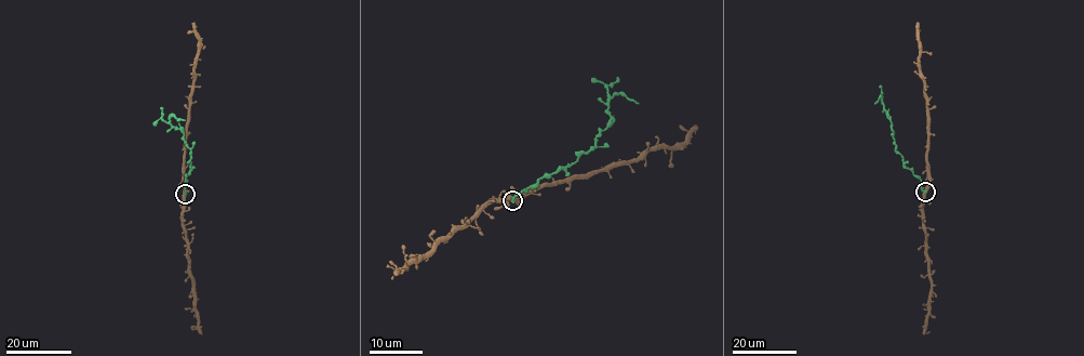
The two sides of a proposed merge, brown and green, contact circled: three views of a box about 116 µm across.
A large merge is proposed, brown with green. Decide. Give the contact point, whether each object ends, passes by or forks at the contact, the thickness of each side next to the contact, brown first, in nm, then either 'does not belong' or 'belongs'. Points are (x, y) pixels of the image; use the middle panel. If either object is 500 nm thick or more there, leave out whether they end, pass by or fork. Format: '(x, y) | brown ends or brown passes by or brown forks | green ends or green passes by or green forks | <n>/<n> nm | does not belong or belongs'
(512, 200) | 550/500 nm | does not belong

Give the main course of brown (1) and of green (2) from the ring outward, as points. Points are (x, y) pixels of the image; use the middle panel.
1: (511, 199), (556, 181), (683, 142), (692, 137), (697, 124)
2: (512, 199), (596, 147), (596, 136), (605, 129), (611, 118), (609, 102), (618, 93), (639, 104)

